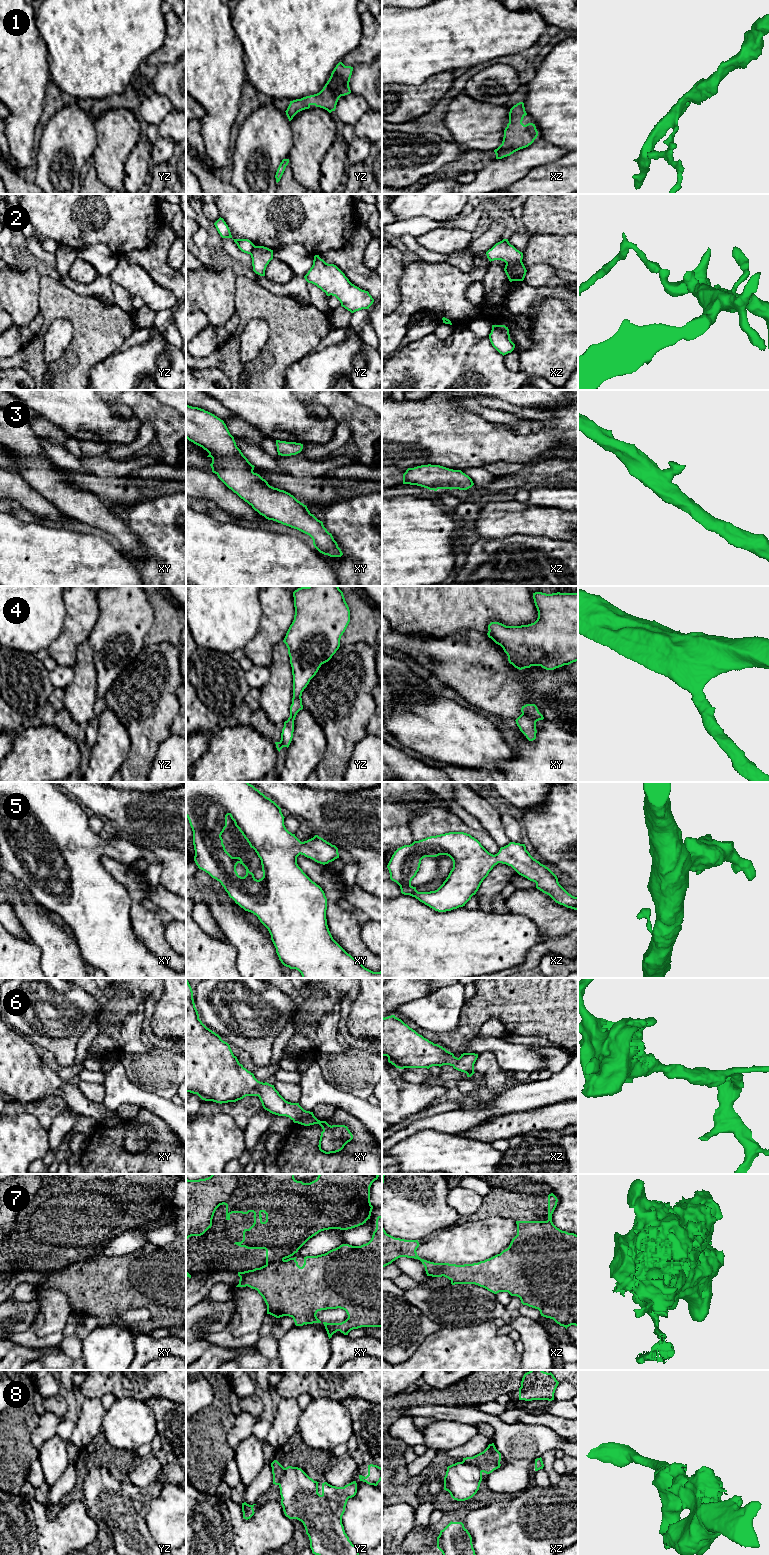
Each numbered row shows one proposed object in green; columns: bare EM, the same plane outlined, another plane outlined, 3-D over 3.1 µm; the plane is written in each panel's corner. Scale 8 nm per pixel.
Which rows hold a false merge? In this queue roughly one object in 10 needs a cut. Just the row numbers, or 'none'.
2, 8

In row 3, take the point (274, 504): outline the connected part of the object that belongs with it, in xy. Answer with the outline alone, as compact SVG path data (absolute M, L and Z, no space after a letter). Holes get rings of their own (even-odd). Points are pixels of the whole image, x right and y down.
M186 404L186 438L209 453L207 457L212 458L210 464L212 472L260 515L309 535L314 547L324 555L330 557L343 555L332 534L327 531L322 521L310 513L306 505L290 493L270 486L259 474L253 472L255 466L237 447L223 420L204 409Z

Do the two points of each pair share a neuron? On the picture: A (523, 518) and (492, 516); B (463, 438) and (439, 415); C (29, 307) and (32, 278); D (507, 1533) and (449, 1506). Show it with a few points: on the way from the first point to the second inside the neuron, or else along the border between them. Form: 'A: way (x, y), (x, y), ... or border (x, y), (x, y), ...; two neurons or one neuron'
A: way (515, 518), (500, 518); one neuron
B: way (457, 433), (445, 421); one neuron
C: way (29, 300), (29, 285); one neuron
D: border (489, 1504), (466, 1511); two neurons

